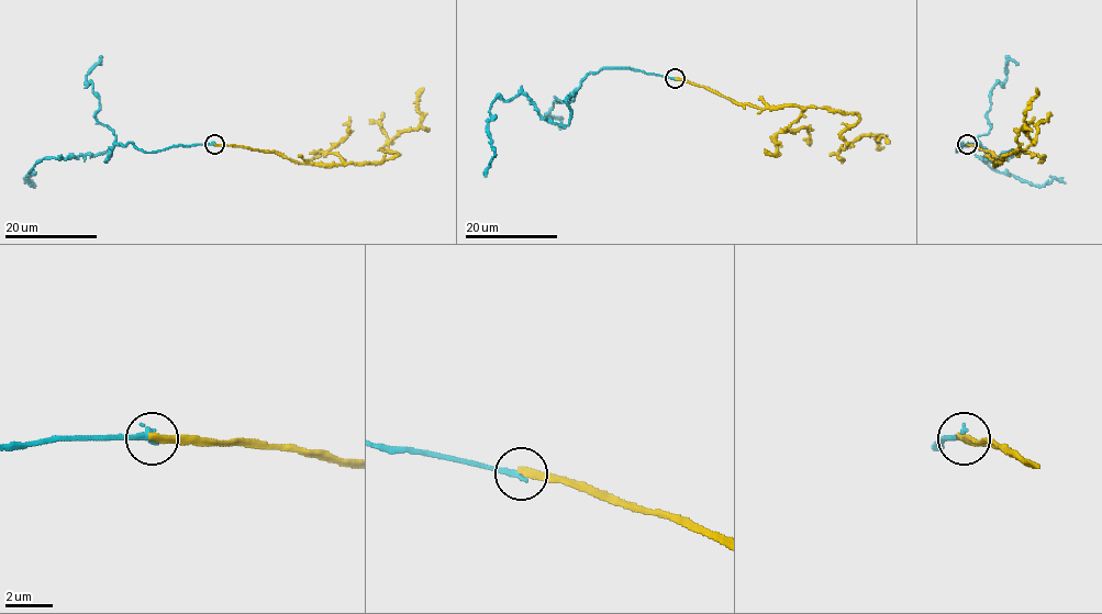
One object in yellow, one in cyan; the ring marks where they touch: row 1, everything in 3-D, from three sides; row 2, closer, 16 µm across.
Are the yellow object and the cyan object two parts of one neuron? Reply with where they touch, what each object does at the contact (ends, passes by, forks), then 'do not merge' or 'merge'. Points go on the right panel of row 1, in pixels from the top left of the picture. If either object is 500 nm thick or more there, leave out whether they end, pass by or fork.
(967, 144) | yellow ends | cyan ends | do not merge

